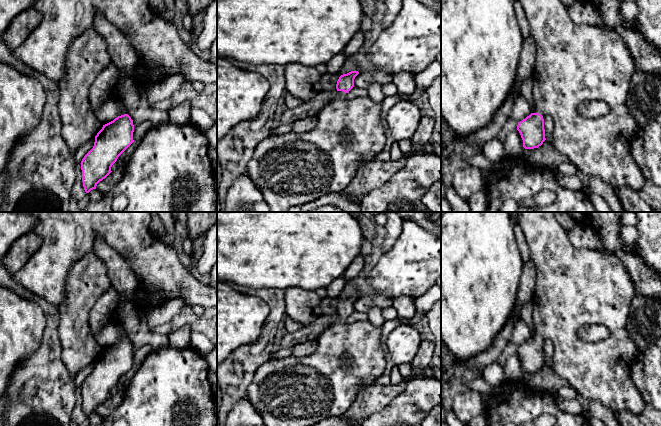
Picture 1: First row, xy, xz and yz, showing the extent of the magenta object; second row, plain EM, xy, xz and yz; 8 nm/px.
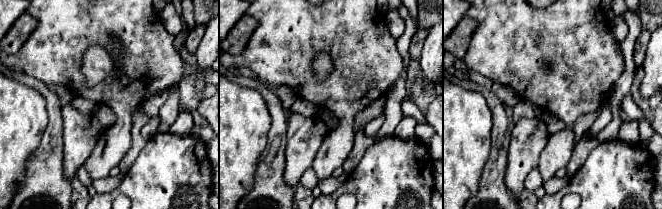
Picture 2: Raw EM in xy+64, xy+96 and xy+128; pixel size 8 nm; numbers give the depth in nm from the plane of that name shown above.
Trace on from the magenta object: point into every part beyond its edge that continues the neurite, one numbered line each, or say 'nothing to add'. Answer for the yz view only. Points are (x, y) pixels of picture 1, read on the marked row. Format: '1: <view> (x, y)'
1: yz (575, 63)

